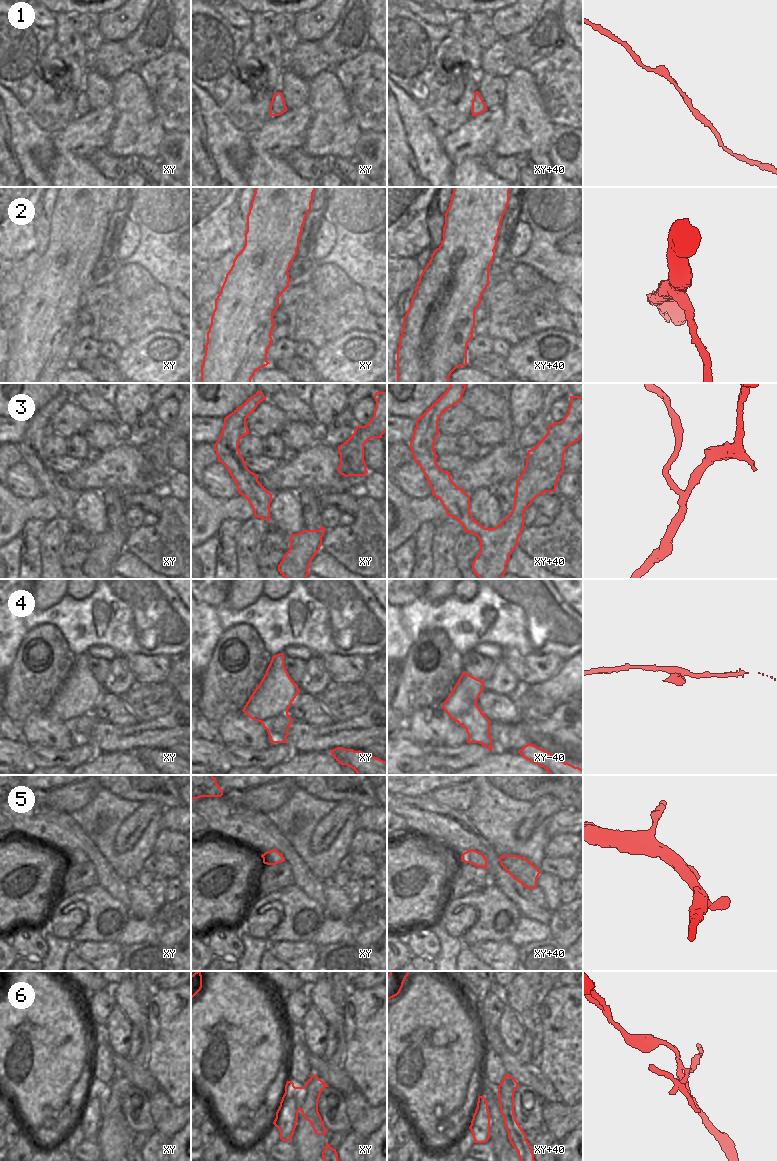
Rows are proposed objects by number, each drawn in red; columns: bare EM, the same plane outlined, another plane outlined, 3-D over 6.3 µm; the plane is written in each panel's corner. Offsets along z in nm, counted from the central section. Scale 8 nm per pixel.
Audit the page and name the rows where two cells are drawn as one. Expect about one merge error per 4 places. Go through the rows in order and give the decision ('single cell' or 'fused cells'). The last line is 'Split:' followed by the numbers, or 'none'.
1: single cell
2: fused cells
3: single cell
4: fused cells
5: single cell
6: fused cells
Split: 2, 4, 6

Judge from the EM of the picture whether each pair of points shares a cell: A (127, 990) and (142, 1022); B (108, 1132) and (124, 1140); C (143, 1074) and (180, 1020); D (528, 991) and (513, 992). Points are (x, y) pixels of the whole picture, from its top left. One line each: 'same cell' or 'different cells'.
A: same cell
B: same cell
C: different cells
D: same cell

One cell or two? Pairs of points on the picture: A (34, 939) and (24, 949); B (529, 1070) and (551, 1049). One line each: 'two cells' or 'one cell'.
A: one cell
B: two cells

